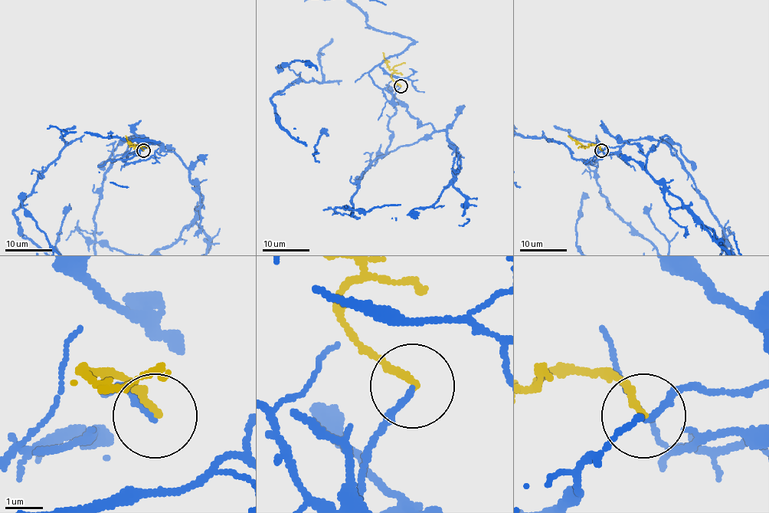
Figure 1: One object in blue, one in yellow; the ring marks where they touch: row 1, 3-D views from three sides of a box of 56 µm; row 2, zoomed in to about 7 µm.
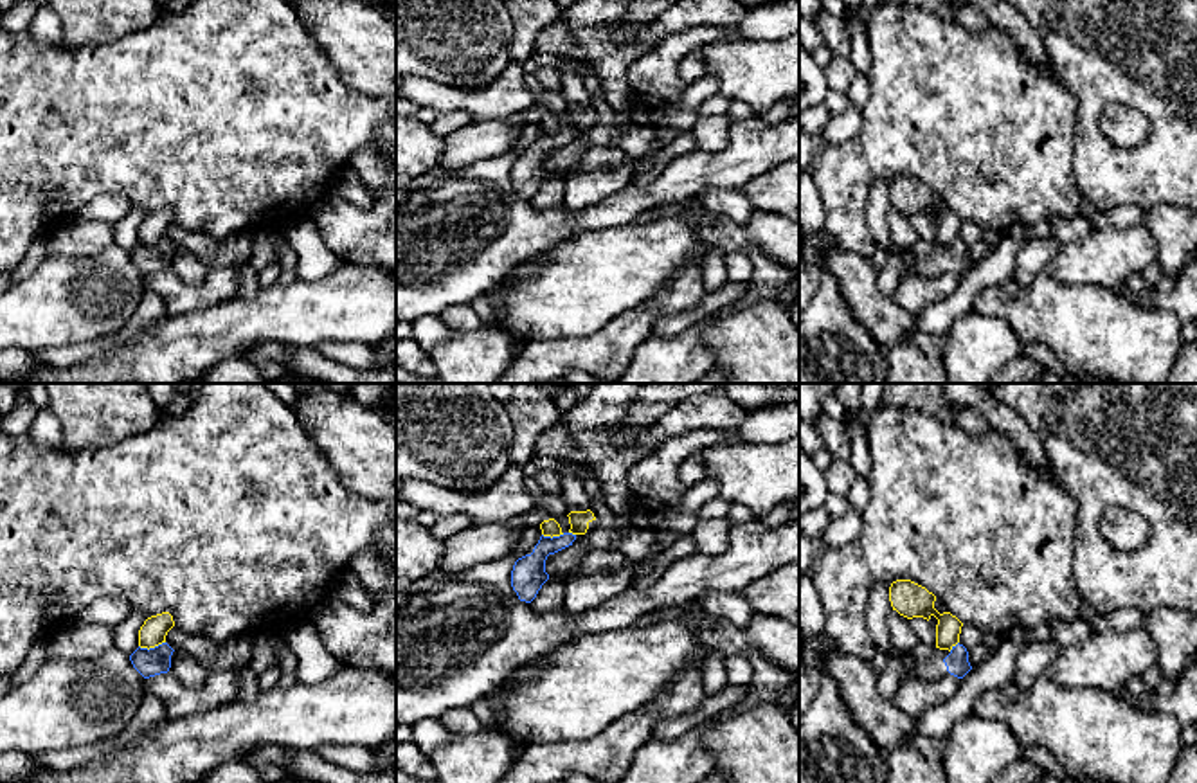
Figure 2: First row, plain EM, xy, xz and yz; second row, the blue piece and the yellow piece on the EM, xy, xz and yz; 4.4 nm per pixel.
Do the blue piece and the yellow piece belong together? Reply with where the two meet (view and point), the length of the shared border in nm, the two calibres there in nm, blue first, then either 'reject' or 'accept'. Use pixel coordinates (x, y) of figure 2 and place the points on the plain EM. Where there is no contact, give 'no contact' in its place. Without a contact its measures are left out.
meets blue in xy at (152, 245); contact 120 nm long; 120 nm thick on the blue side, 120 nm on the other; reject

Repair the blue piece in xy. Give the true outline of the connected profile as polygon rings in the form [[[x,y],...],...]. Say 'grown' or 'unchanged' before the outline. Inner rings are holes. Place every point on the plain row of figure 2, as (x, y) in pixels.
unchanged; [[[162,239],[155,245],[137,245],[131,252],[130,257],[133,265],[144,274],[155,274],[160,270],[167,270],[171,265],[171,252],[173,245],[167,239]]]

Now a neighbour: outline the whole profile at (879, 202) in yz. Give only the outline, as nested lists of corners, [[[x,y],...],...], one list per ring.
[[[875,180],[869,187],[866,202],[866,221],[875,245],[889,248],[887,212],[893,207],[889,198],[889,185],[884,180]]]

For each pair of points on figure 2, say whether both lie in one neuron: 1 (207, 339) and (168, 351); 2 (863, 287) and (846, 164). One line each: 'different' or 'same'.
1: same
2: different

